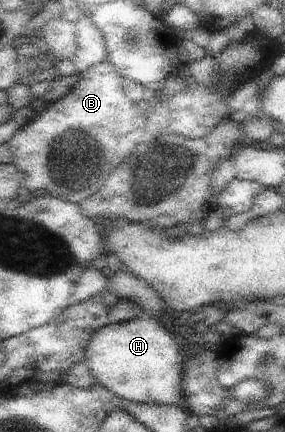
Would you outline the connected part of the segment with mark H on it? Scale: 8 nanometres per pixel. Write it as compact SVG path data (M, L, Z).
M141 314L125 322L109 323L89 340L85 361L97 383L122 400L145 404L183 405L185 355L175 338L158 321Z

